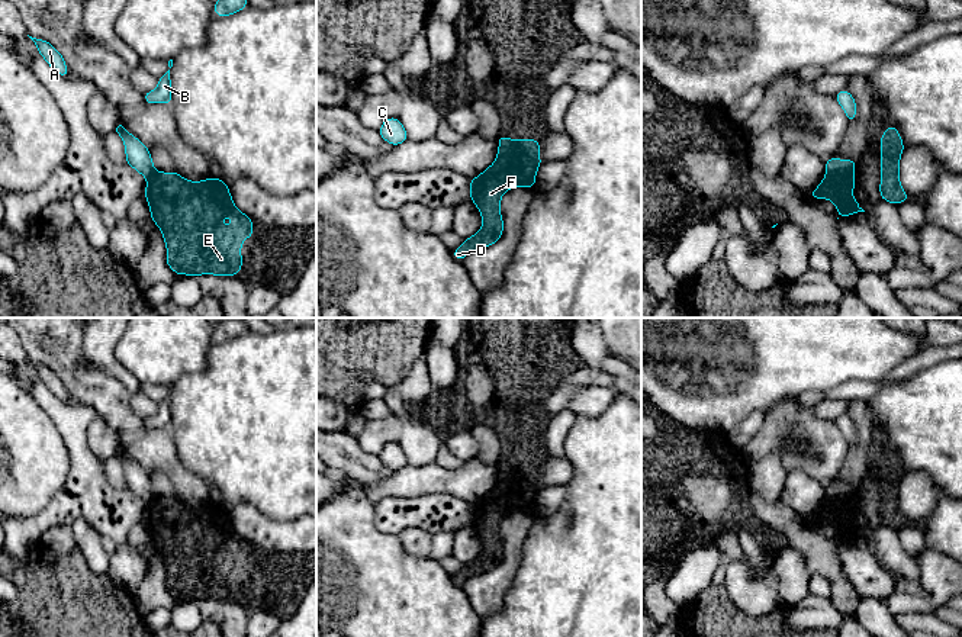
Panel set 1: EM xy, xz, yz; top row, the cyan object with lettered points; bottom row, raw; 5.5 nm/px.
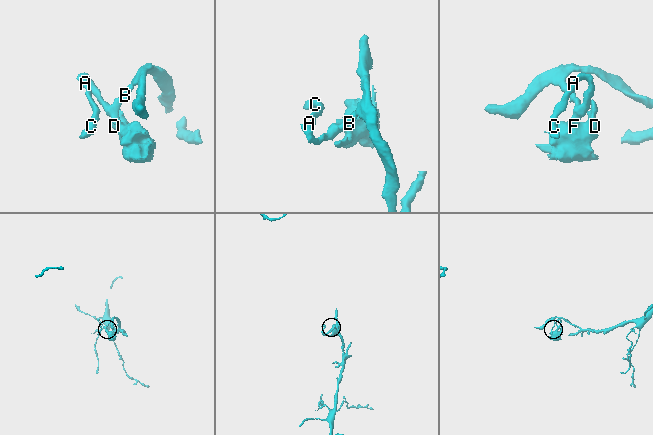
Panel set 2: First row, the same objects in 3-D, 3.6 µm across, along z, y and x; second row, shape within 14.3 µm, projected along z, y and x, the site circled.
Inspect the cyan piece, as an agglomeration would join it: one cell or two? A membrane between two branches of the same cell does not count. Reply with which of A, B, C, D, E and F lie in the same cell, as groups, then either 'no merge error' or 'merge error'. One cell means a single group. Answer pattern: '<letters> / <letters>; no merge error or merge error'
A B C / D E F; merge error

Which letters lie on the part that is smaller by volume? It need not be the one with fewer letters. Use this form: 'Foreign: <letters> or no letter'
Foreign: D, E, F

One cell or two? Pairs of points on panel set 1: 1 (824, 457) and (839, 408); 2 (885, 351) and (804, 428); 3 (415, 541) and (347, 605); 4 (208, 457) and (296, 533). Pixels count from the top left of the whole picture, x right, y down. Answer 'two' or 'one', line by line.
1: two
2: two
3: two
4: two

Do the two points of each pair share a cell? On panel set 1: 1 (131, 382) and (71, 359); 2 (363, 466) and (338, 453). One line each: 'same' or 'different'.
1: different
2: same

